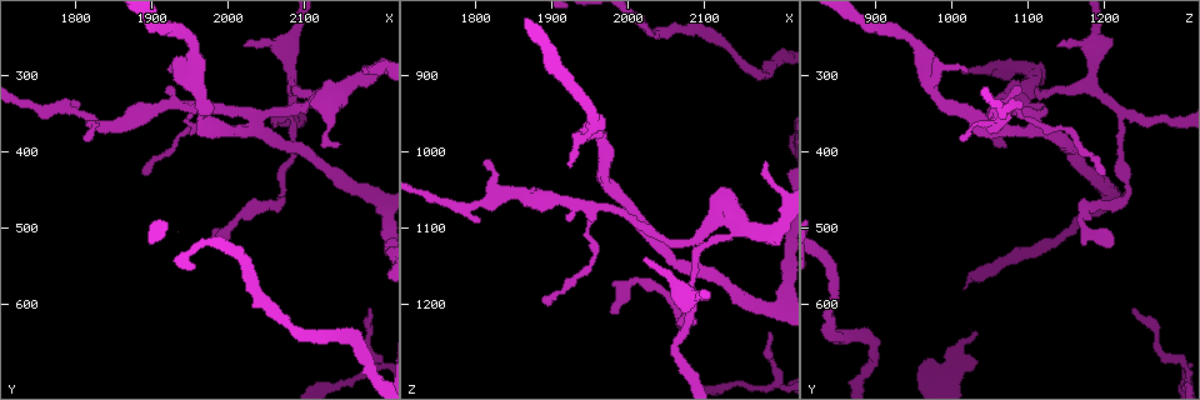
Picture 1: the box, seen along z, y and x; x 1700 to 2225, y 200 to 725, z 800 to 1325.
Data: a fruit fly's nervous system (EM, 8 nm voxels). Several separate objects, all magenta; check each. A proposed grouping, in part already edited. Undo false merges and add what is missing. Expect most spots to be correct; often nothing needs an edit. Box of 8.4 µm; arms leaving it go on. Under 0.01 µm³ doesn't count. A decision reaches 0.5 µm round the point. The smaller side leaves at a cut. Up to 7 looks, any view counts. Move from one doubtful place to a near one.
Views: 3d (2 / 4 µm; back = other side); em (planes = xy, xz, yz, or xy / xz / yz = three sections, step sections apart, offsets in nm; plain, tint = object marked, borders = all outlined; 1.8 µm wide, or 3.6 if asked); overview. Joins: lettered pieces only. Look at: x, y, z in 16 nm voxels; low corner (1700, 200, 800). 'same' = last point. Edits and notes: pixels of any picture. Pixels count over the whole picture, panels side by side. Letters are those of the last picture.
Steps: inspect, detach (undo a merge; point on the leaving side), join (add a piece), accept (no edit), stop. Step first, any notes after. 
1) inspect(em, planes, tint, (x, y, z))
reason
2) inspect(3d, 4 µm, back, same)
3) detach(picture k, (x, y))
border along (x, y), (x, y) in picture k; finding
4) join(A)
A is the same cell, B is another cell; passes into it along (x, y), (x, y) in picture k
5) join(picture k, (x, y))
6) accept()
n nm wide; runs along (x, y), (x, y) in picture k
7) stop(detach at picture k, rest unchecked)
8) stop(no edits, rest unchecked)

inspect(3d, 2 µm, (2175, 295, 1015))
thin end

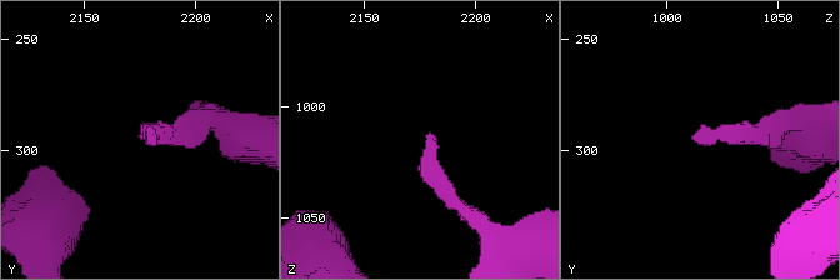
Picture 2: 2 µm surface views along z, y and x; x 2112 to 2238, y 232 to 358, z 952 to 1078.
inspect(em, planes, borders, (2179, 294, 1011))

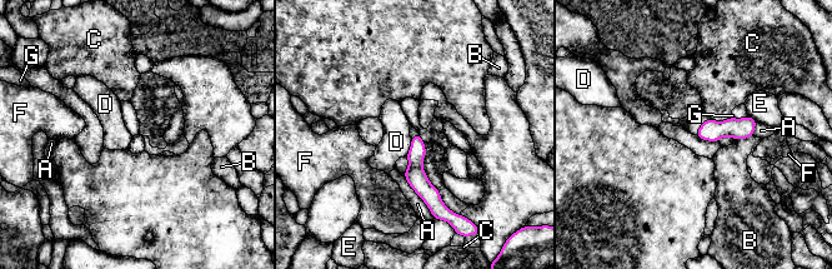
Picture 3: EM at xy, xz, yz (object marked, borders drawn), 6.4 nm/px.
accept()
A, B, C, D, E, F and G are other cells; runs along (416, 138), (416, 178), (434, 205) in picture 3; no lettered piece goes on from it

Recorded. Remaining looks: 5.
inspect(3d, 2 µm, (1840, 365, 1050))
calibre changes

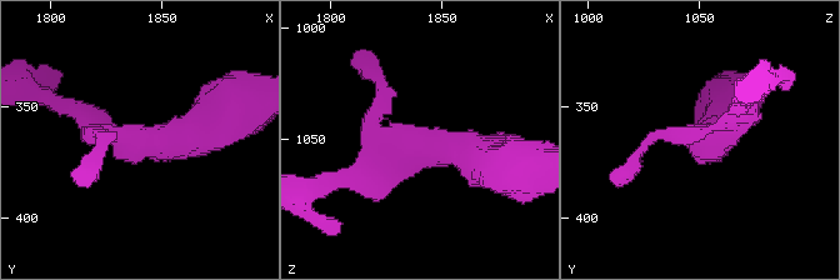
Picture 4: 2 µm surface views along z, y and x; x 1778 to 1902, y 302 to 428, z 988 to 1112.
inspect(em, planes, plain, (1835, 367, 1054))

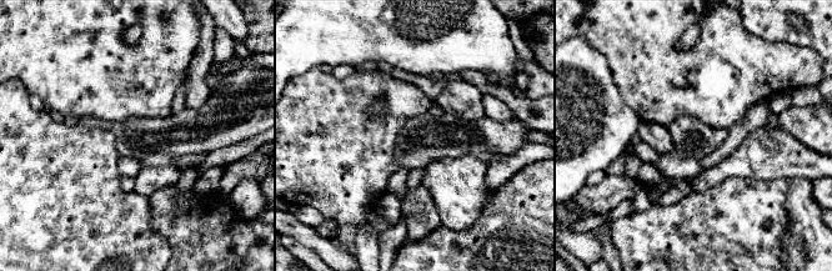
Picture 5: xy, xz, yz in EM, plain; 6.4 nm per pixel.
inspect(em, planes, borders, same)

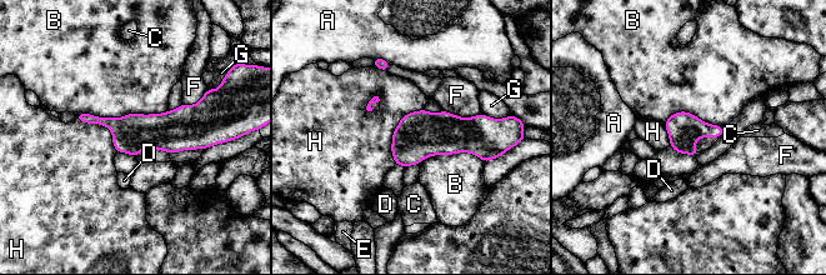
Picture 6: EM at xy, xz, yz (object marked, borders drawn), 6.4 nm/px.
accept()
220 nm wide; A, B, C, D, E, F, G and H are other cells; border along (424, 108), (395, 128), (394, 164) in picture 6; one neuron here

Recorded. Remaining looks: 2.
inspect(em, planes, borders, (2040, 365, 1115))
four arms meet

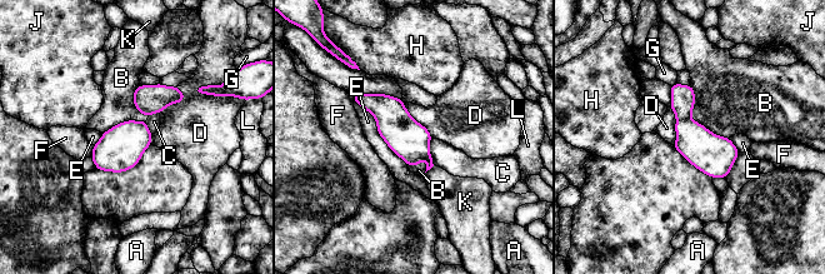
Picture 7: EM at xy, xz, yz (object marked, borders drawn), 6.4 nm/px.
accept()
260 nm wide; E touches over 550 nm; A, B, C, D, E, F, G, H, J, K and L are other cells; all the same neuron

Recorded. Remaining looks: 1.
stop(no edits, rest unchecked)

